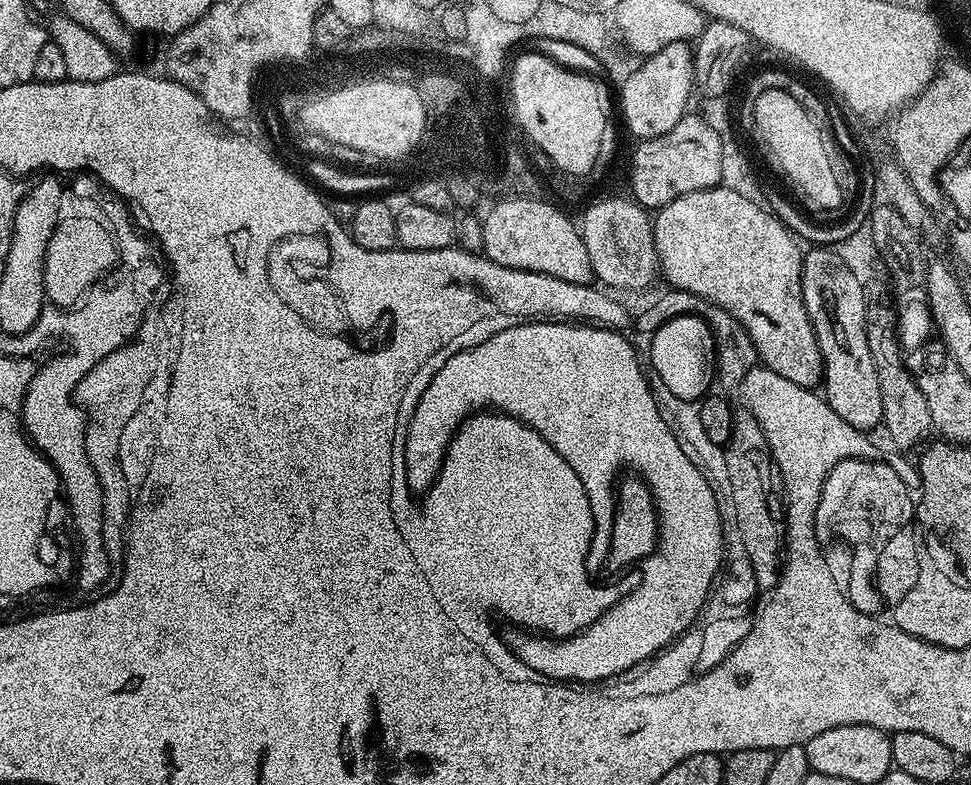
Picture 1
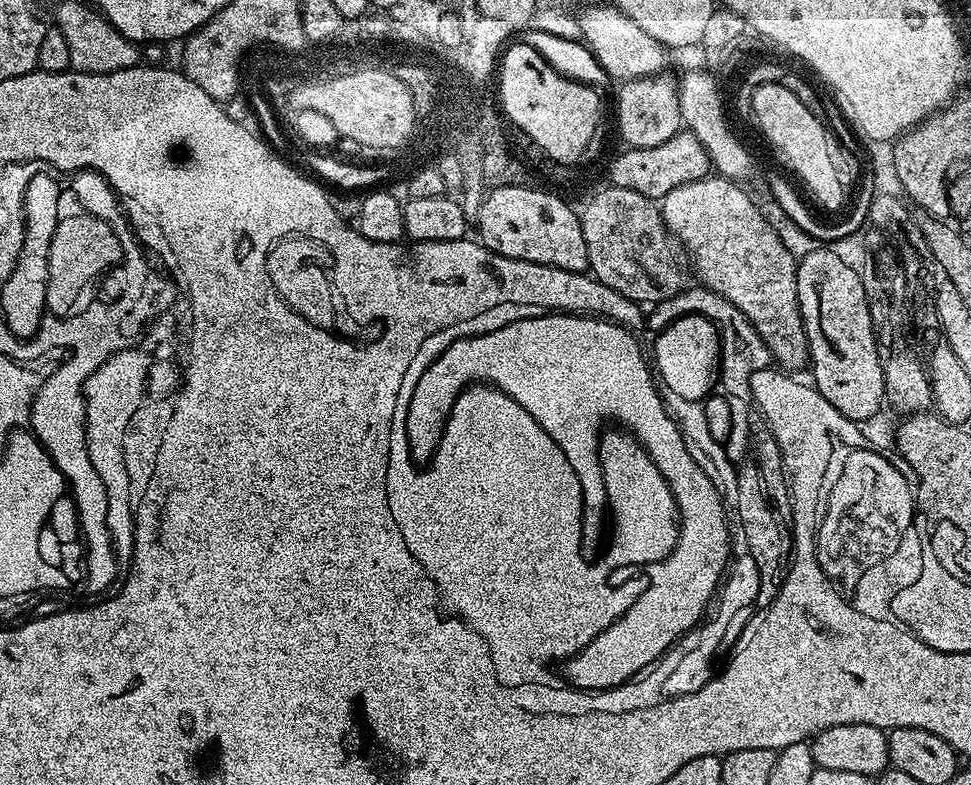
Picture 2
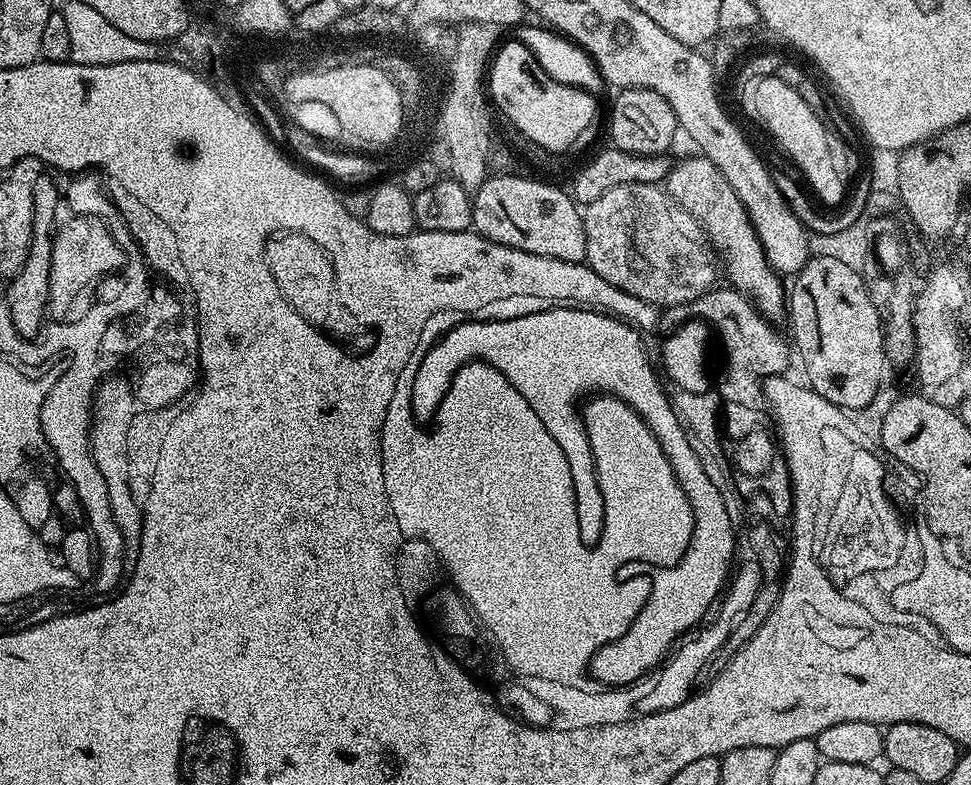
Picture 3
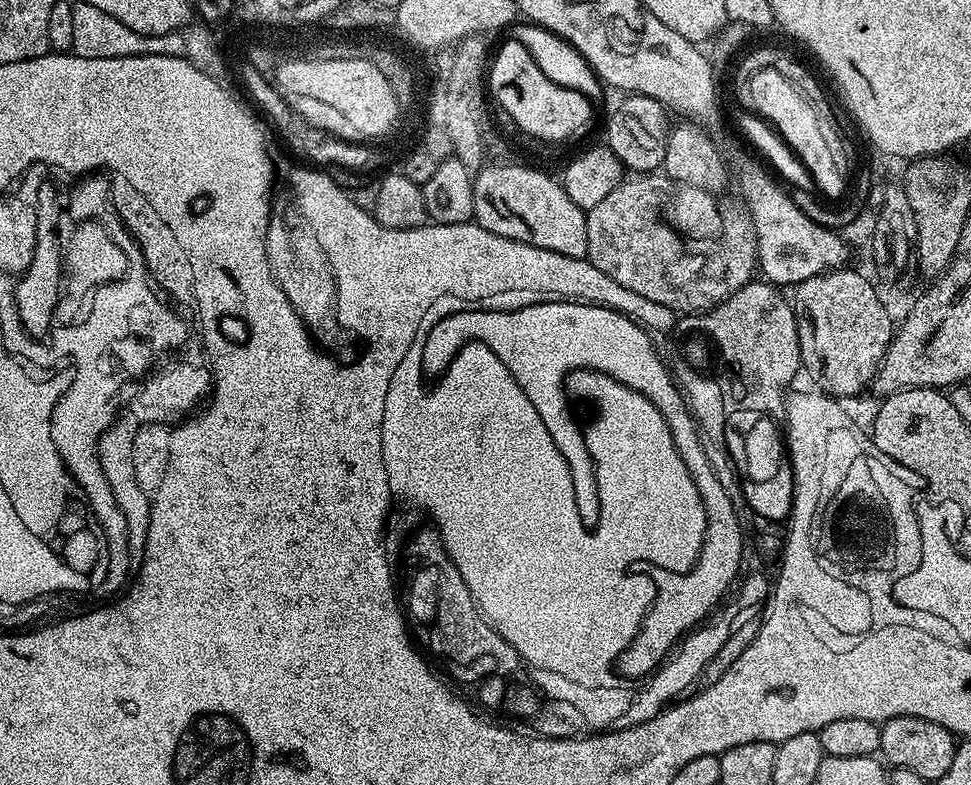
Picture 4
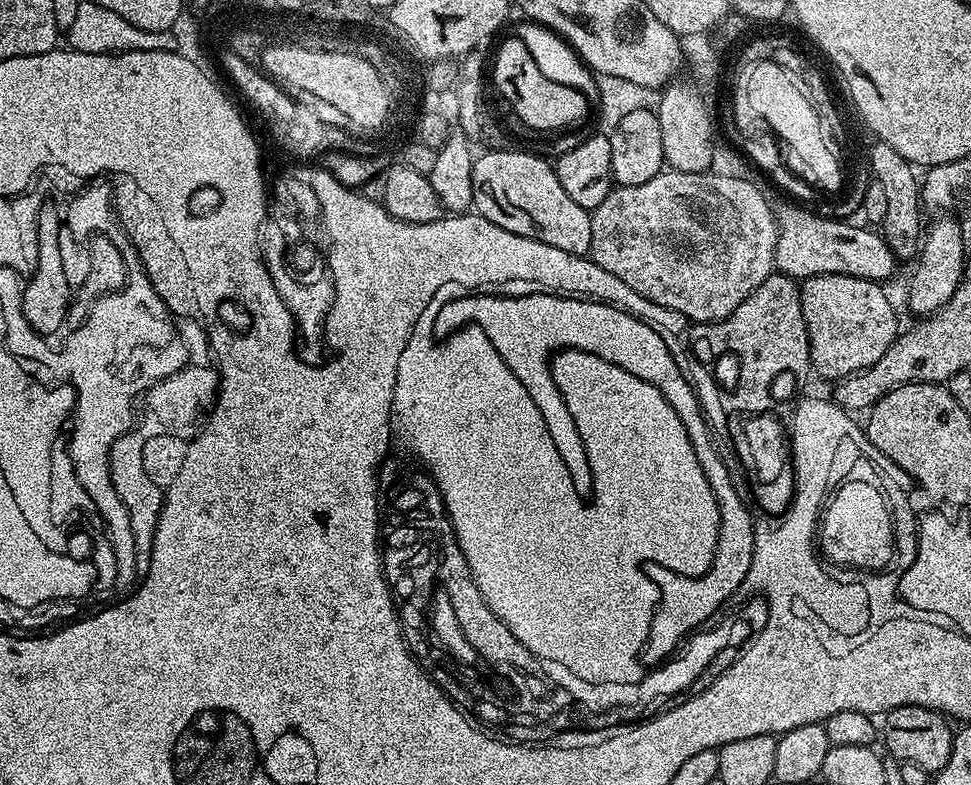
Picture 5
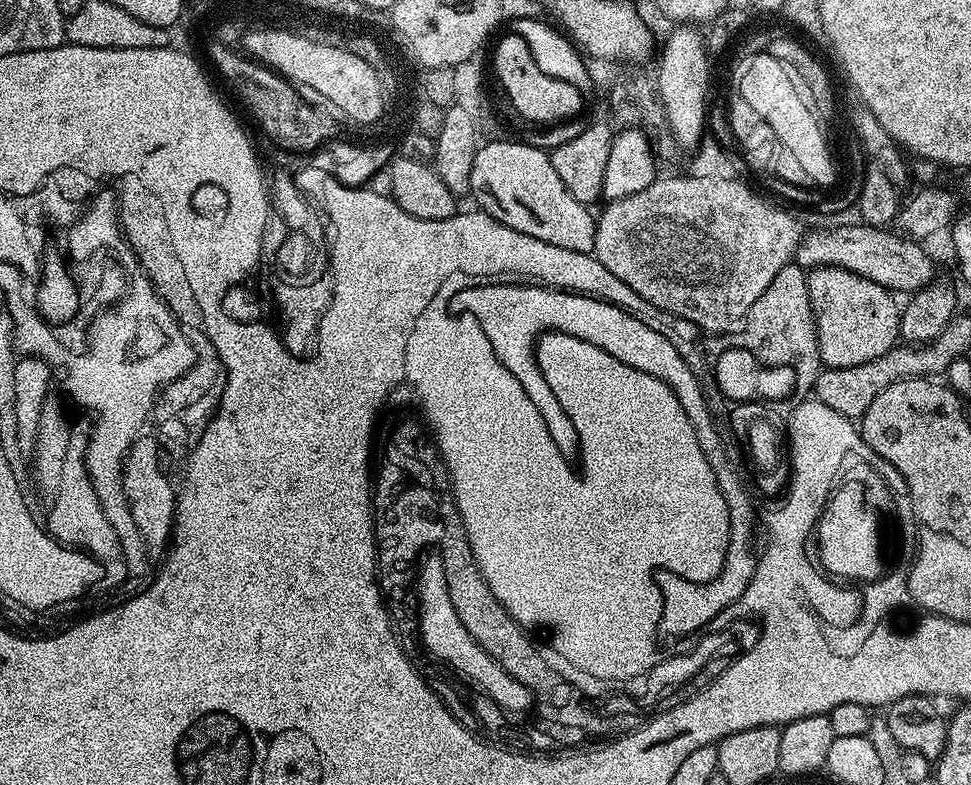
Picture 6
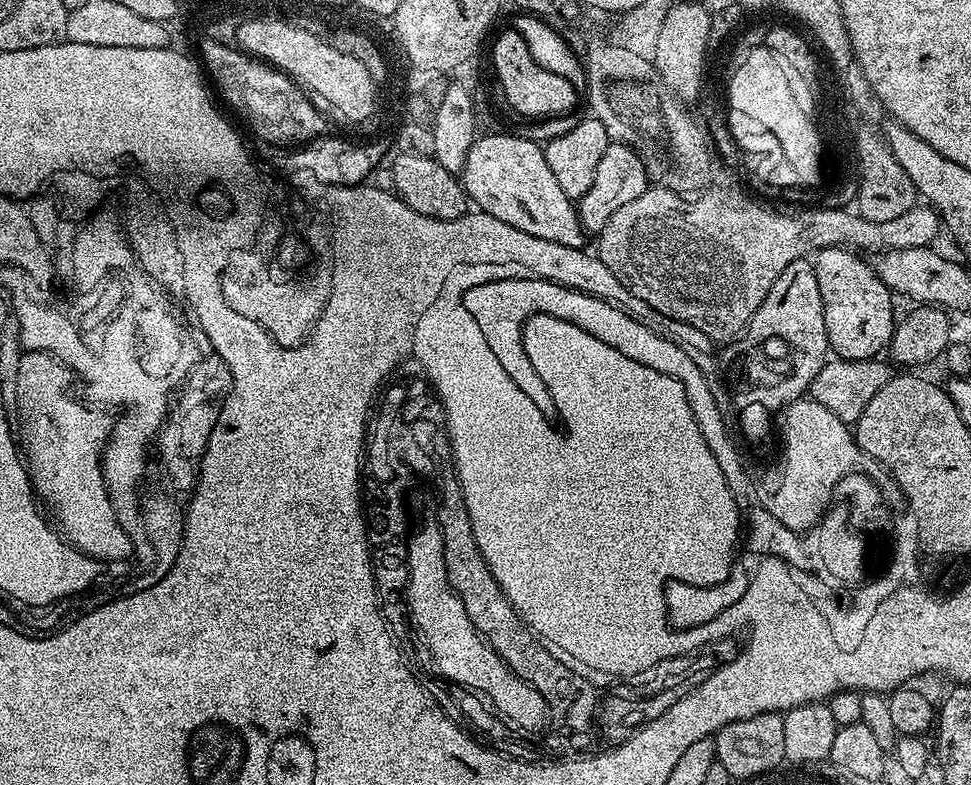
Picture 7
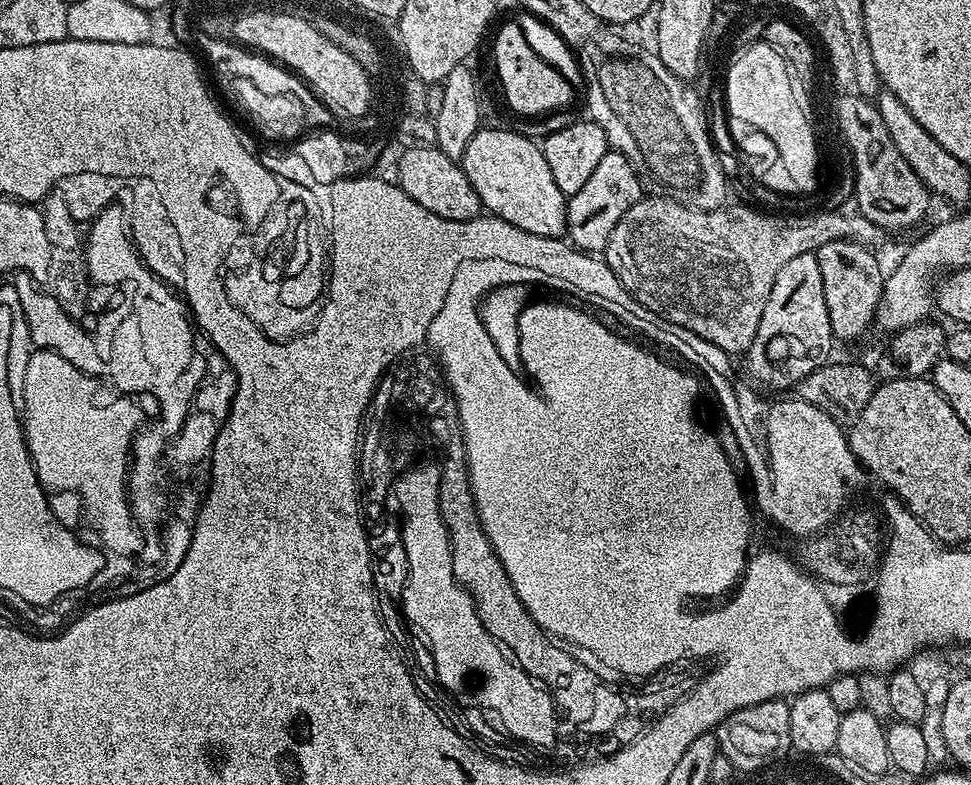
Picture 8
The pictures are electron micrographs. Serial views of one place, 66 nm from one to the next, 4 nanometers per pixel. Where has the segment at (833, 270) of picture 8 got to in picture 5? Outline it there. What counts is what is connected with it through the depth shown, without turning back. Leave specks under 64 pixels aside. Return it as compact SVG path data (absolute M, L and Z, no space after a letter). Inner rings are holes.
M842 274L810 276L800 284L800 301L810 346L811 367L814 372L832 380L831 382L845 380L855 372L874 366L874 362L878 362L878 358L882 358L882 354L890 350L898 335L898 327L896 328L898 313L890 306L890 302L886 302L886 294L877 281Z

